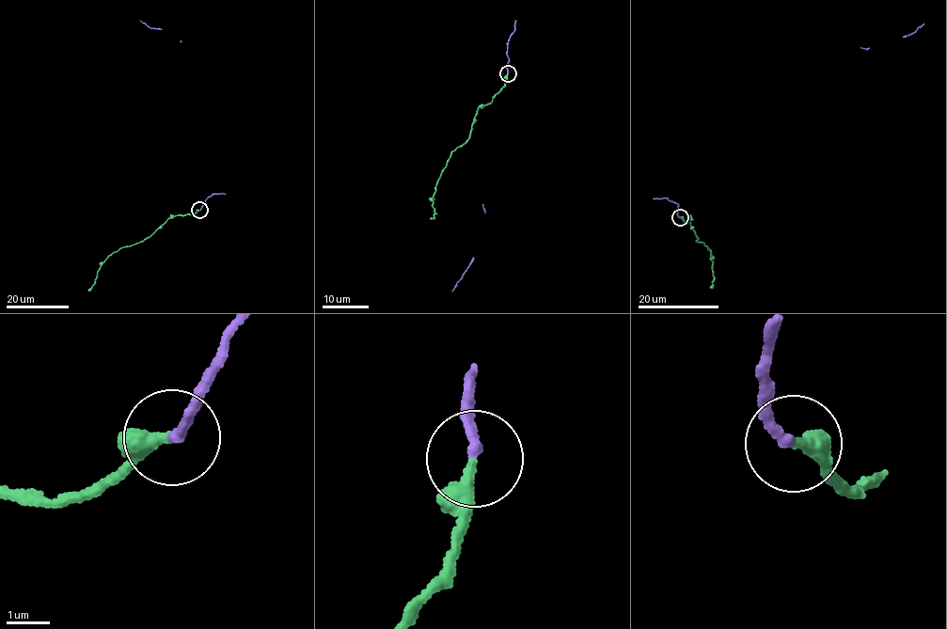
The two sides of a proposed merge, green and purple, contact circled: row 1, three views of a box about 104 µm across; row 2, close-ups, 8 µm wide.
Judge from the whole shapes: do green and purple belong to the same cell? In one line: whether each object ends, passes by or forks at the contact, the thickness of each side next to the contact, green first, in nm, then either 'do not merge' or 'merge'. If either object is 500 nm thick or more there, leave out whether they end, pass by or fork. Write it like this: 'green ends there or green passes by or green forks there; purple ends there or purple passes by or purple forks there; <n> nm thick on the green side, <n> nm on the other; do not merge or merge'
green ends there; purple ends there; 320 nm thick on the green side, 240 nm on the other; merge

